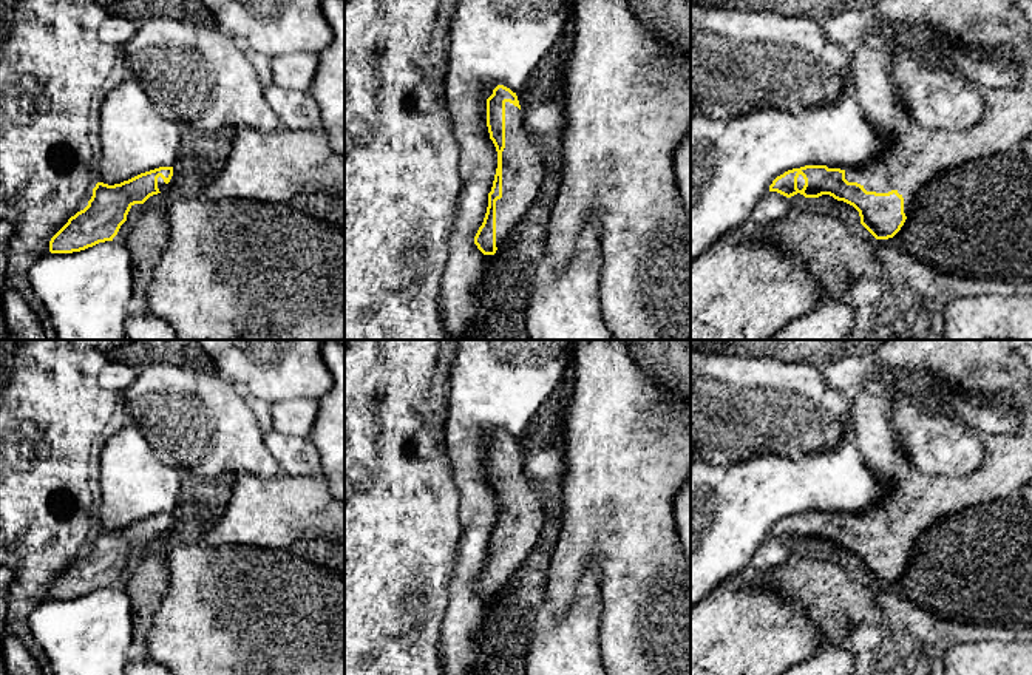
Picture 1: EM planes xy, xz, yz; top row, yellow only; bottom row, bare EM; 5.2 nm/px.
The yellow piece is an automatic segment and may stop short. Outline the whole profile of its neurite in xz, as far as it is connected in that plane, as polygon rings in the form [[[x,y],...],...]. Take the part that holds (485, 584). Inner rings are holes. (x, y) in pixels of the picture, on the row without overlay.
[[[497,431],[487,445],[487,473],[497,497],[497,514],[474,590],[484,601],[494,601],[535,548],[545,516],[510,434]]]

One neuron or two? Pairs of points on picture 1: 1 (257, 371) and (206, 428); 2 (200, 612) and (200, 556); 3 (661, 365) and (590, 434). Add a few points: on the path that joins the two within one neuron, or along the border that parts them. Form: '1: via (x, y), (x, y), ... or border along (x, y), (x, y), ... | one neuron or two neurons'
1: border along (217, 369), (249, 397) | two neurons
2: via (200, 598), (200, 570) | one neuron
3: border along (629, 356), (674, 397) | two neurons

